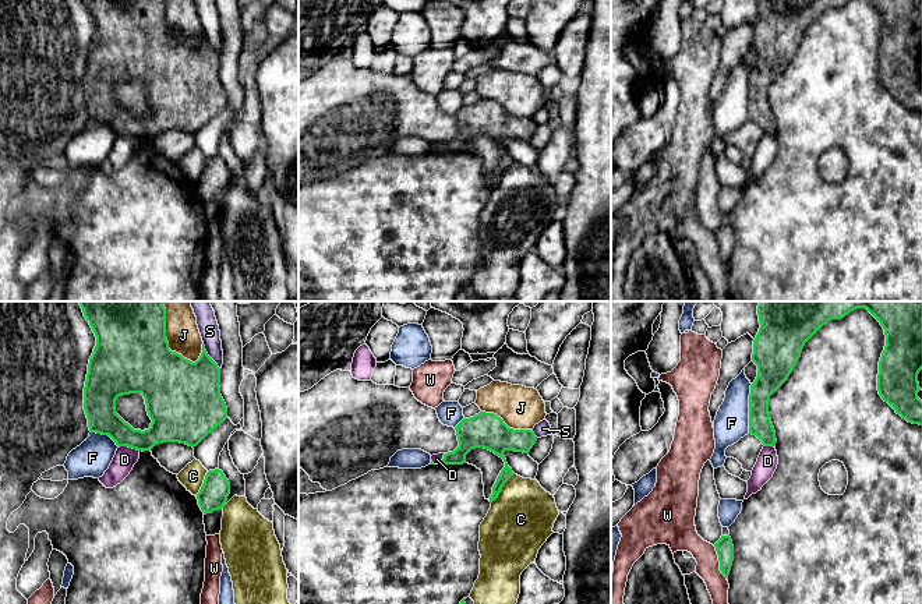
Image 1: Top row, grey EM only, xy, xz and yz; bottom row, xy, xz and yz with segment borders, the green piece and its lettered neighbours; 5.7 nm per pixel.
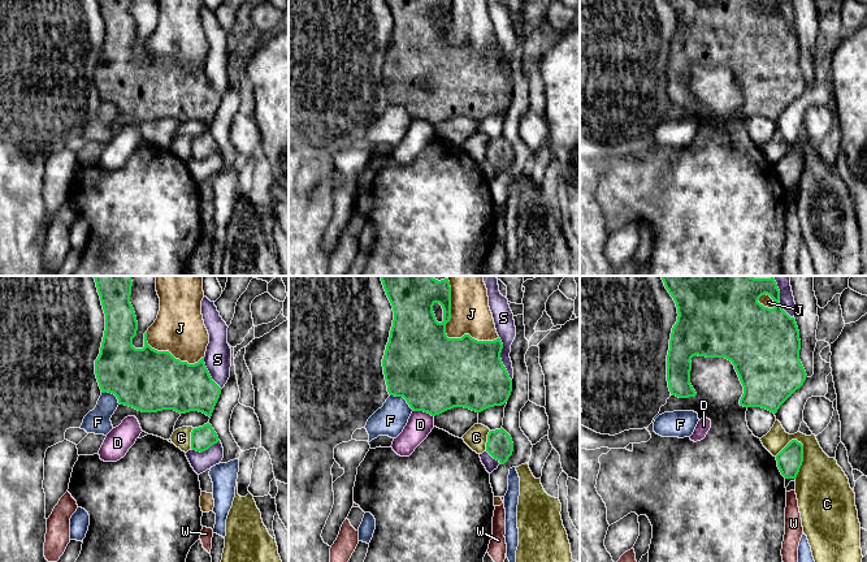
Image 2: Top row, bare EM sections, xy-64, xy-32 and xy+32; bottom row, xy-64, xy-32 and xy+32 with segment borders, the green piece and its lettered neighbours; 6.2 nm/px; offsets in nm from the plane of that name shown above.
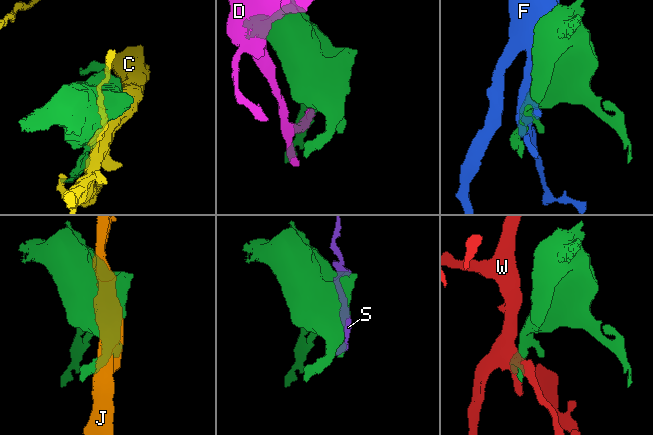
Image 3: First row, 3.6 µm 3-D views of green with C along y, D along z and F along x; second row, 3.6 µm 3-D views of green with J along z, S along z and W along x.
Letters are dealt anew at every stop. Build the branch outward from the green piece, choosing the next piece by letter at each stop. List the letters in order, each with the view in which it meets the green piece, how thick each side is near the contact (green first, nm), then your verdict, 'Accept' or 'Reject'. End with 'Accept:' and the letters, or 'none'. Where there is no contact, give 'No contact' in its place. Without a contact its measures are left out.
C: Touches green in xz. Thickness 100 nm (green) against 380 nm. Reject
D: Touches green in xy. Thickness 180 nm (green) against 130 nm. Reject
F: Touches green in yz. Thickness 180 nm (green) against 200 nm. Reject
J: Touches green in xy. Thickness 440 nm (green) against 190 nm. Reject
S: Touches green in xy. Thickness 380 nm (green) against 120 nm. Reject
W: Touches green in yz. Thickness 100 nm (green) against 150 nm. Reject
Accept: none

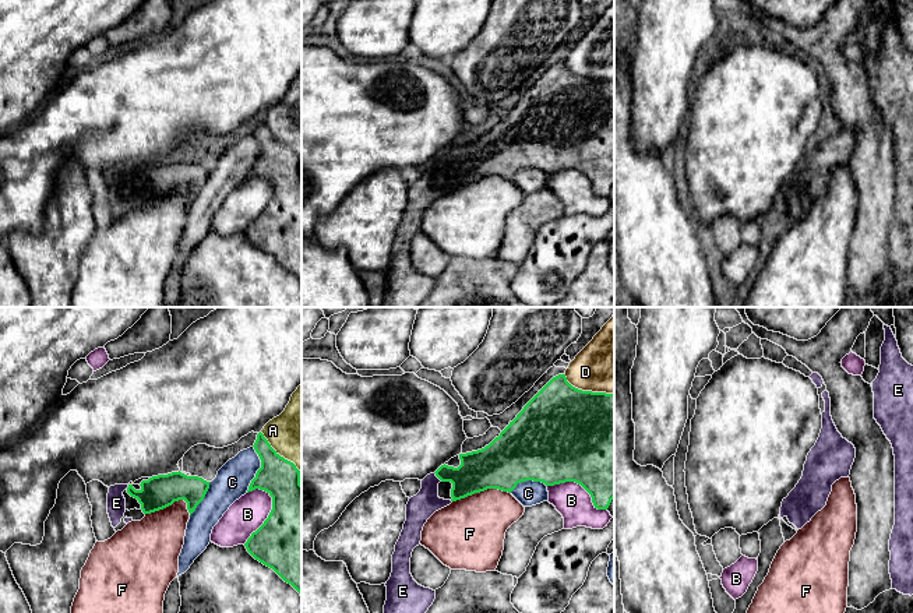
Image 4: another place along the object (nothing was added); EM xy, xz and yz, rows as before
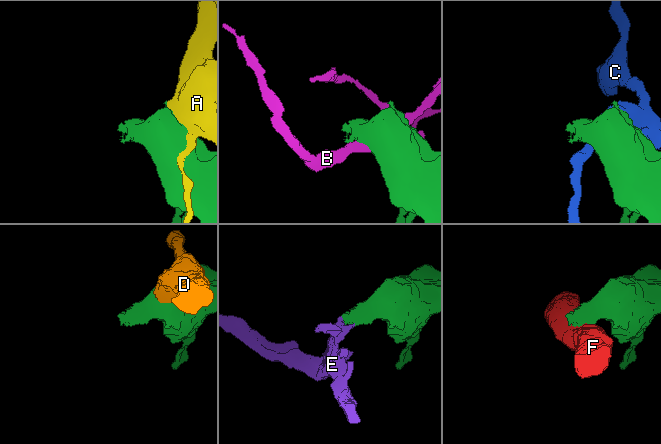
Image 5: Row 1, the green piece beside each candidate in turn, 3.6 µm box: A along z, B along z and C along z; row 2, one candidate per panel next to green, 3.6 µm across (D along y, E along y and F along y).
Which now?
A: Touches green in xy. Thickness 220 nm (green) against 320 nm. Reject
B: Touches green in xy. Thickness 460 nm (green) against 200 nm. Reject
C: Touches green in xy. Thickness 220 nm (green) against 200 nm. Reject
D: Touches green in xz. Thickness 500 nm (green) against 360 nm. Reject
E: Touches green in xz. Thickness 220 nm (green) against 160 nm. Accept
F: Touches green in xz. Thickness 300 nm (green) against 400 nm. Reject
Accept: E

